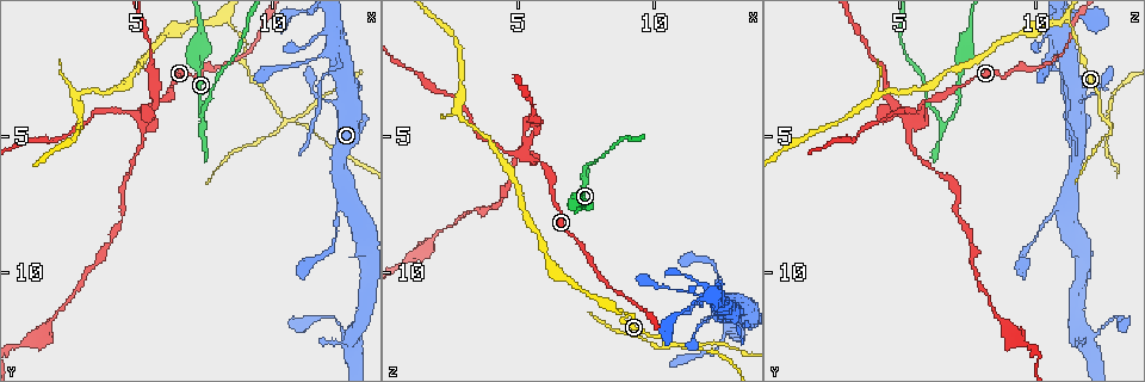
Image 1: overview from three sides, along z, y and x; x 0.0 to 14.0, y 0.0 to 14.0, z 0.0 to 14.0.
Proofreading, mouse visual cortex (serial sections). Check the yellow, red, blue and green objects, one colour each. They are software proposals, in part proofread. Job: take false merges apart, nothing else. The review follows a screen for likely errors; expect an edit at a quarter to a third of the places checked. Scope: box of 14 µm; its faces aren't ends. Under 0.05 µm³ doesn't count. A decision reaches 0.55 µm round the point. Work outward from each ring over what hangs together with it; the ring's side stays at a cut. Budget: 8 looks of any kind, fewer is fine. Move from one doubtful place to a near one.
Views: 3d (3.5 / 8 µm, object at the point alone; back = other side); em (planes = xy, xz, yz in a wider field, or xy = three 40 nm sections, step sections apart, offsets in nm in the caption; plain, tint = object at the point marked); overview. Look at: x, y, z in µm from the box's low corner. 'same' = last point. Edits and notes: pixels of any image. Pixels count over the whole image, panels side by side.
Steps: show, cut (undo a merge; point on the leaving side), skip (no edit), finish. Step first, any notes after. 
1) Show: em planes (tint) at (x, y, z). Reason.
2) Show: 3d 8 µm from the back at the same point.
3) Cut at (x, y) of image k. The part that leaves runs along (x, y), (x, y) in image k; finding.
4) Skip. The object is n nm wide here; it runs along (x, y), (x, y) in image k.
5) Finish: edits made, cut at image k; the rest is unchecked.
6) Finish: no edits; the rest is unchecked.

Show: 3d 3.5 µm at (7.5, 4.6, 6.7). Abrupt turn.

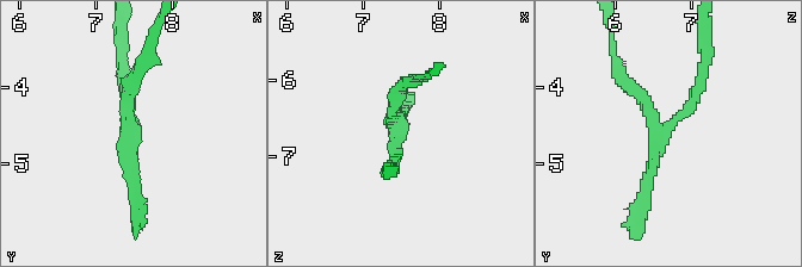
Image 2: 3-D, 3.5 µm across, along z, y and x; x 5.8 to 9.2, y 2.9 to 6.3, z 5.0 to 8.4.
Show: em planes (tint) at (7.45, 4.55, 6.70). Shape alone is not enough.

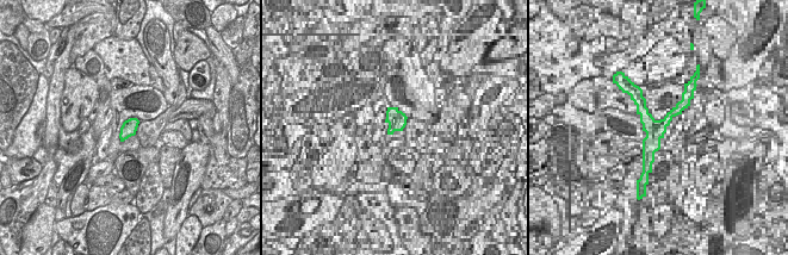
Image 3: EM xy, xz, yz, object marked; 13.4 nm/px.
Skip. One cell here.

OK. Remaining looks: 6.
Show: 3d 3.5 µm from the back at (5.2, 4.3, 5.7). Arms run side by side.

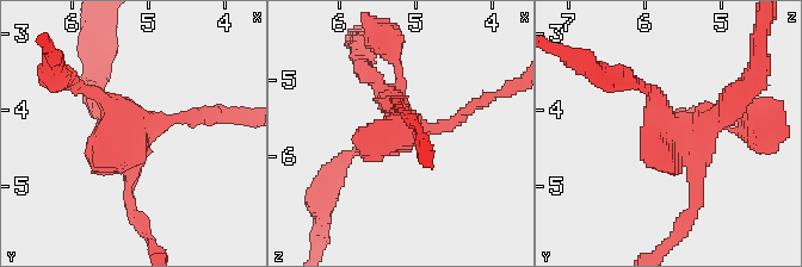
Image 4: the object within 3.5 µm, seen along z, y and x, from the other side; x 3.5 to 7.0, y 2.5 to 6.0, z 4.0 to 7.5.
Show: em xy step 1 (tint) at (5.25, 4.30, 5.70). Shape alone is not enough.

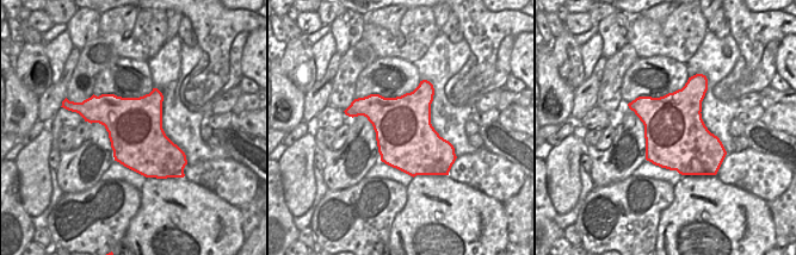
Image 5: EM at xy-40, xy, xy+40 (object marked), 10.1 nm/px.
Cut at (96, 112) of image 4. The part that leaves runs along (680, 148), (698, 194), (671, 242) in image 4; two cells meet here.

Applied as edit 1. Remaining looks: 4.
Show: overview.

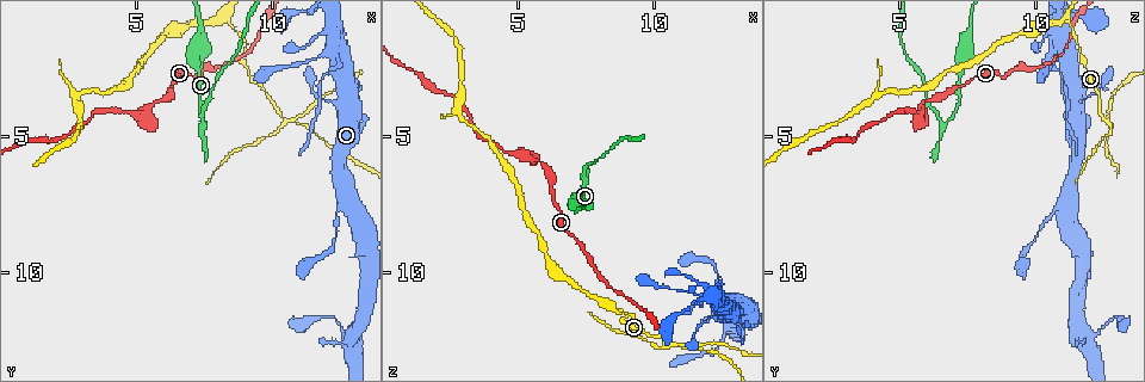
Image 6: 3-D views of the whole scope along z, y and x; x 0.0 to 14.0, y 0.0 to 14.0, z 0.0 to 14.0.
Show: 3d 8 µm at (12.1, 2.0, 10.9). Sharp bend.

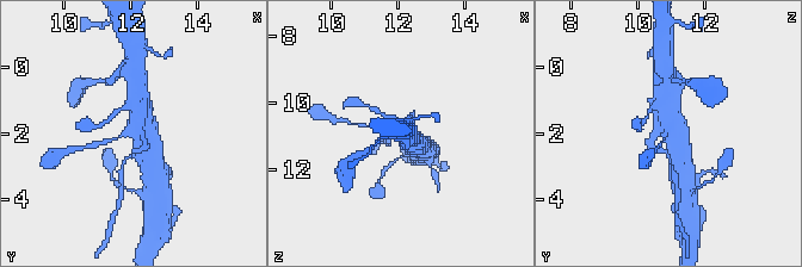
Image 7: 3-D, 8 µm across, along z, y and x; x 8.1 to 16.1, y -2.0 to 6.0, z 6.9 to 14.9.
Show: em xy step 1 (tint) at (12.1, 2.0, 10.9).

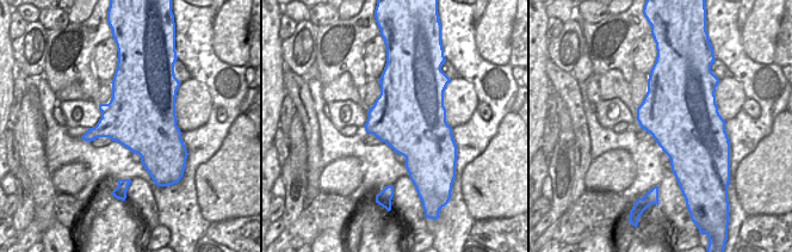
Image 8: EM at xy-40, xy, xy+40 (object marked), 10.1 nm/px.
Cut at (127, 157) of image 7. The part that leaves runs along (143, 137), (143, 146), (125, 159), (121, 172) in image 7; two cells meet here.

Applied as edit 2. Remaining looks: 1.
Finish: edits made, cut at image 4, cut at image 7; the rest is unchecked.

